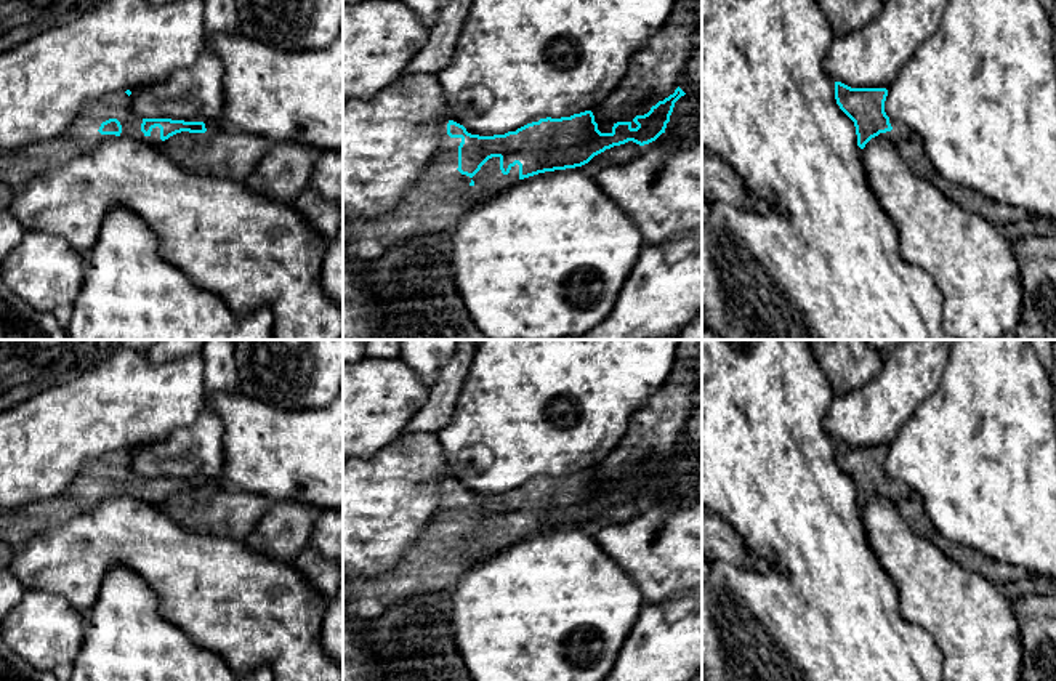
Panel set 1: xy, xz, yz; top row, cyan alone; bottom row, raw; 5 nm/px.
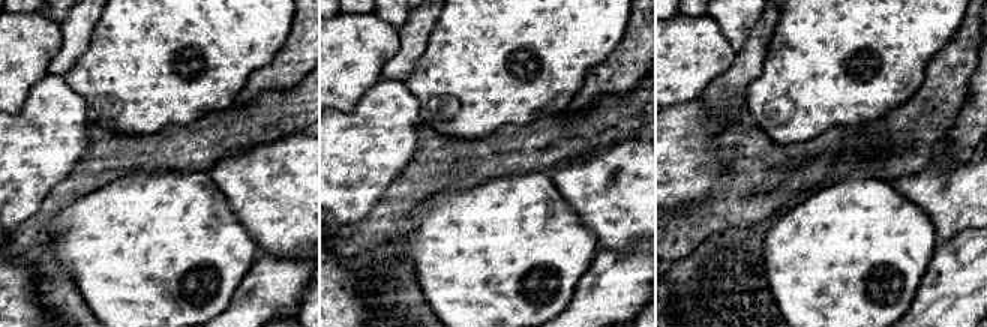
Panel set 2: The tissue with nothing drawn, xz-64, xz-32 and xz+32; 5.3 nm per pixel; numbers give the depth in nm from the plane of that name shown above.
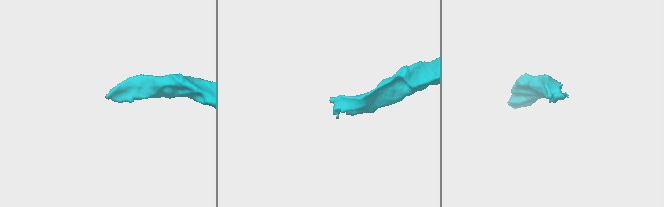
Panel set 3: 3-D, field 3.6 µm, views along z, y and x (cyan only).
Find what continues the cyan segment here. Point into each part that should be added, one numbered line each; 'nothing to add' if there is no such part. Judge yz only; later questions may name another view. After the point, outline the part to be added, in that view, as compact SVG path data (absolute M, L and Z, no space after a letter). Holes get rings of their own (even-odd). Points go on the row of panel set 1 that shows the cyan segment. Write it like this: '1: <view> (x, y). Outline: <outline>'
1: yz (901, 132). Outline: M889 119L889 123L893 127L891 131L886 131L886 133L880 133L878 136L880 138L885 138L888 141L891 141L893 144L899 144L902 141L905 141L913 131L901 120L894 120L894 119Z

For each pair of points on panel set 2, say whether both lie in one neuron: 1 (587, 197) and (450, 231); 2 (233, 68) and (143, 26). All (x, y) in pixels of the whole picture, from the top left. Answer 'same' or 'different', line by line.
1: different
2: same

